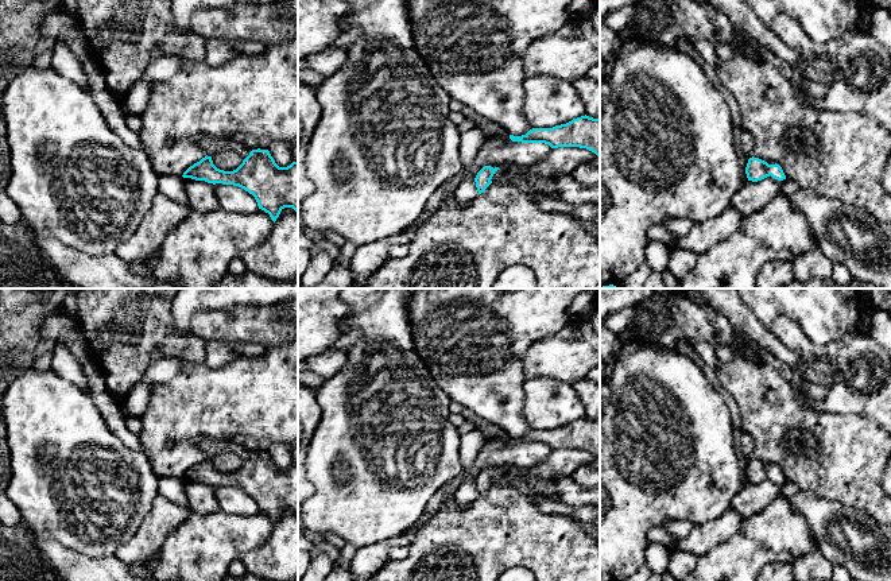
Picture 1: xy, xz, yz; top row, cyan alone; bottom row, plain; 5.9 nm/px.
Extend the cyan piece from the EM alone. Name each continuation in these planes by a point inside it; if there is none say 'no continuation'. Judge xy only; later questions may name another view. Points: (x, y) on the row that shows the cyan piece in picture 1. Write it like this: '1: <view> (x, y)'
no continuation

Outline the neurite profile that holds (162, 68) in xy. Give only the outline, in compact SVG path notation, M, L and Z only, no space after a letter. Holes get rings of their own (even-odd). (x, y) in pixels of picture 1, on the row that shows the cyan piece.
M162 55L154 59L140 75L140 80L159 82L168 80L183 66L183 58L178 55Z

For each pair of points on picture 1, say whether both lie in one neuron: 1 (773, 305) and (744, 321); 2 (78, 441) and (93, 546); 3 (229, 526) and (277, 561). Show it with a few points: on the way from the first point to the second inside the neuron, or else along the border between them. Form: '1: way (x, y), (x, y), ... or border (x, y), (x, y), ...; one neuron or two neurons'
1: border (743, 302), (770, 329); two neurons
2: way (80, 467), (80, 483), (89, 492), (93, 521); one neuron
3: border (274, 525), (270, 537), (262, 545), (239, 558); two neurons

